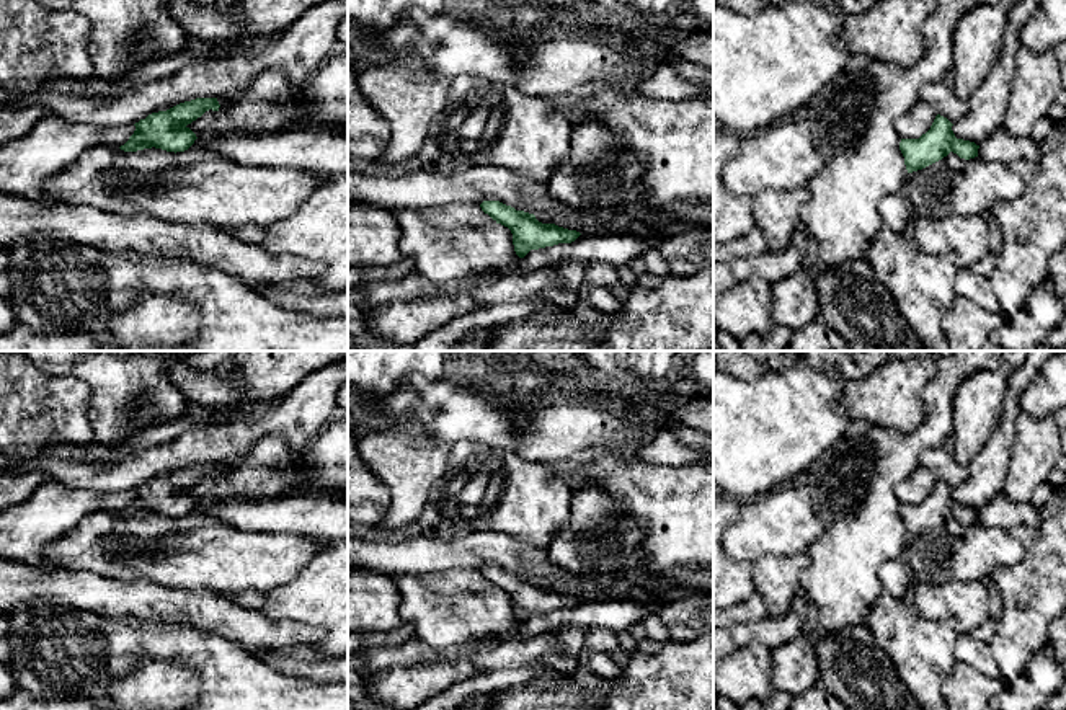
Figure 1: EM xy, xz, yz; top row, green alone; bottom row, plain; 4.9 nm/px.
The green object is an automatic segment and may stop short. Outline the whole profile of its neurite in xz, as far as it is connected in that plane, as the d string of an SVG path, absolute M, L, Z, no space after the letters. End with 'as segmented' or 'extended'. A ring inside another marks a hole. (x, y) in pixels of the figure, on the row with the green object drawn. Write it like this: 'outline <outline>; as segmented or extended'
outline M483 201L480 207L496 224L511 230L514 251L519 258L524 258L531 250L571 243L581 235L555 224L542 224L534 214L516 211L500 201Z; as segmented

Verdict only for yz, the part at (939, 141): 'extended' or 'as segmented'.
as segmented

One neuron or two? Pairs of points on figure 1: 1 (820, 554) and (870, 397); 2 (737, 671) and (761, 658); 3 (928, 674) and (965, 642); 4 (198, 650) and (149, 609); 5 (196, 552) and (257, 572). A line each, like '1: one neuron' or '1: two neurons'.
1: two neurons
2: one neuron
3: two neurons
4: two neurons
5: one neuron

